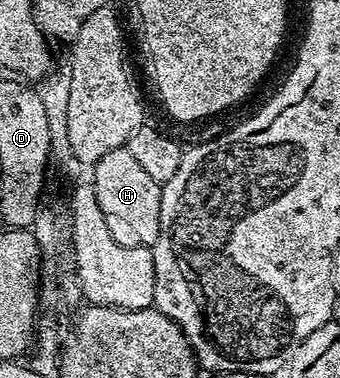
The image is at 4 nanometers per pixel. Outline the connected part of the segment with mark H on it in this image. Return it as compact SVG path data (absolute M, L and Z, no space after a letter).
M126 146L101 156L101 160L94 164L93 173L95 175L90 175L89 181L95 188L97 204L112 227L117 228L118 233L134 245L148 248L154 246L161 232L161 183L152 180L142 170L141 163Z

